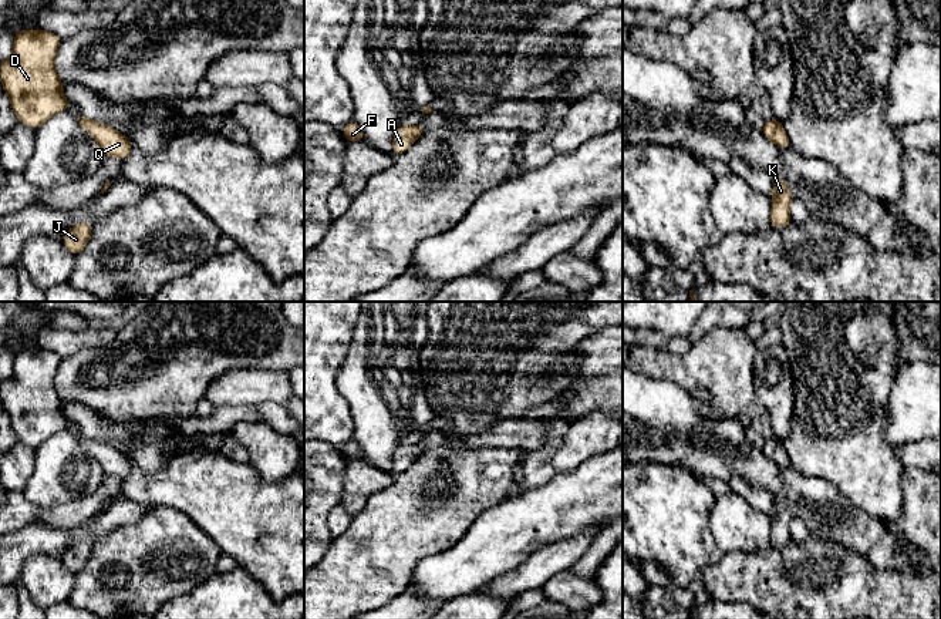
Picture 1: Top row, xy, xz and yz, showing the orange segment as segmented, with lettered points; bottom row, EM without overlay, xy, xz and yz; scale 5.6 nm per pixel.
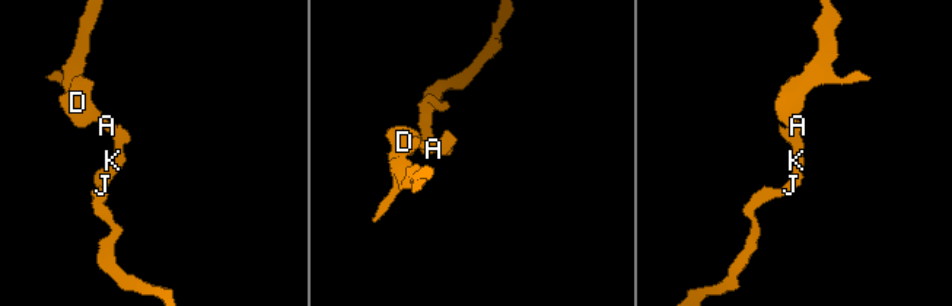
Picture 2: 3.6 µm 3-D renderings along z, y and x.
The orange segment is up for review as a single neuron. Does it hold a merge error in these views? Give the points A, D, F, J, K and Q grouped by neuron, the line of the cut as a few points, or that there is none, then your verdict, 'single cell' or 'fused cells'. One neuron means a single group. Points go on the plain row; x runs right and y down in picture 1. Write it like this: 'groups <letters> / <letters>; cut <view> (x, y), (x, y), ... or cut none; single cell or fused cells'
groups A D F J K Q; cut none; single cell

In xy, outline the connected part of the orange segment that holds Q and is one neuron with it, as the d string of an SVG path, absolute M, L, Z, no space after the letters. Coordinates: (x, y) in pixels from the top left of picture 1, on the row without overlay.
M82 433L77 434L75 438L85 450L88 450L97 458L104 472L104 477L112 475L125 478L129 474L132 468L129 458L125 457L115 447L88 438Z

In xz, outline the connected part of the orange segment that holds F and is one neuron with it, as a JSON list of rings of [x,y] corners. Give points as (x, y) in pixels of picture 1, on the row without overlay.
[[[354,440],[348,441],[343,447],[343,454],[348,460],[358,460],[358,461],[362,461],[362,457],[364,457],[361,447]]]

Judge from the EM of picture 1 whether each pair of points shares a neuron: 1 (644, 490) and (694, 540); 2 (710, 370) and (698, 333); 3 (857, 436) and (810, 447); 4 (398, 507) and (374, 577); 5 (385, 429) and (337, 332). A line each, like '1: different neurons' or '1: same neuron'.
1: same neuron
2: different neurons
3: same neuron
4: same neuron
5: different neurons

